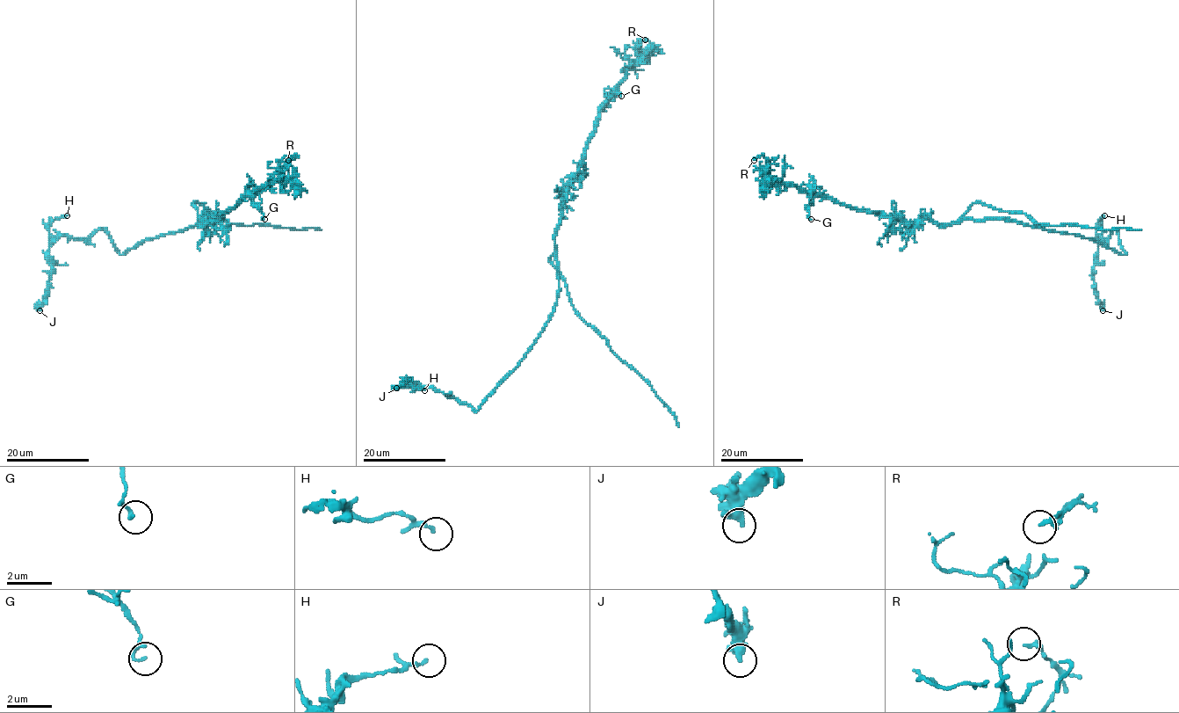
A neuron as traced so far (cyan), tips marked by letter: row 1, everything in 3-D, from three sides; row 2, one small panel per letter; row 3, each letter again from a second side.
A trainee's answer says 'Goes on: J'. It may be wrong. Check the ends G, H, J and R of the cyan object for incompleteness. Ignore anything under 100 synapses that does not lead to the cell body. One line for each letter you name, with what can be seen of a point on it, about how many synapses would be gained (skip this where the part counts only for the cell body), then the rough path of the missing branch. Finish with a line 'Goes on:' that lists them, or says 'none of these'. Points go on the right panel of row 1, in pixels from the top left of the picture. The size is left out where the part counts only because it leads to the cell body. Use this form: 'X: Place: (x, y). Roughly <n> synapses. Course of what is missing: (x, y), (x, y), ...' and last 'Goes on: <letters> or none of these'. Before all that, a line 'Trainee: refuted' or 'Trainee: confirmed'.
Trainee: refuted
Goes on: none of these

